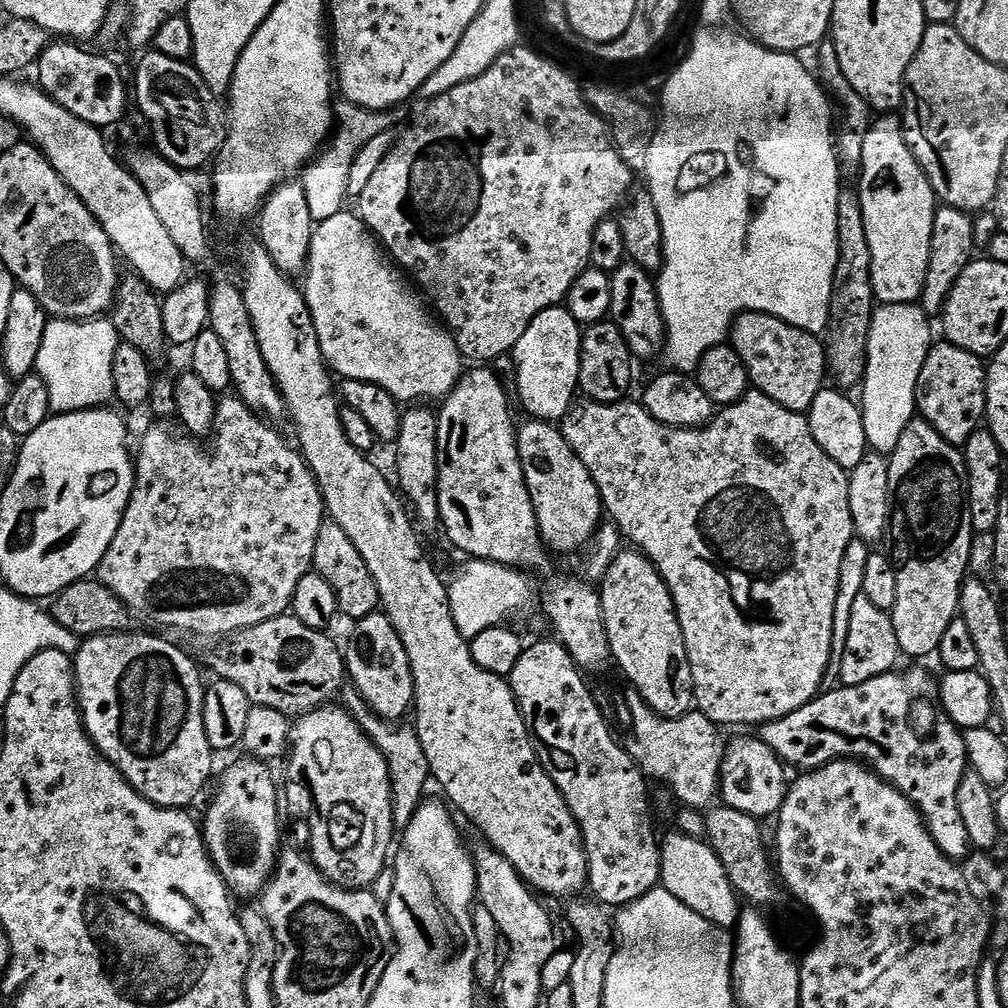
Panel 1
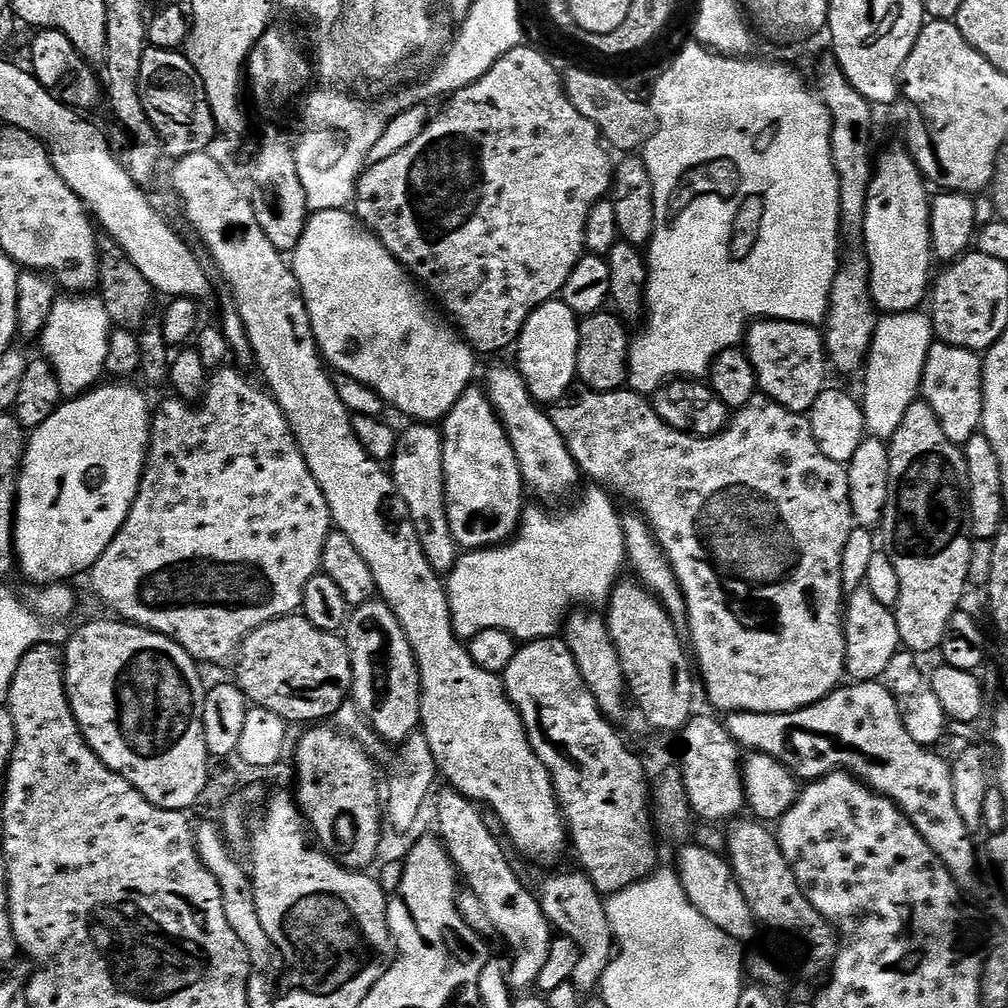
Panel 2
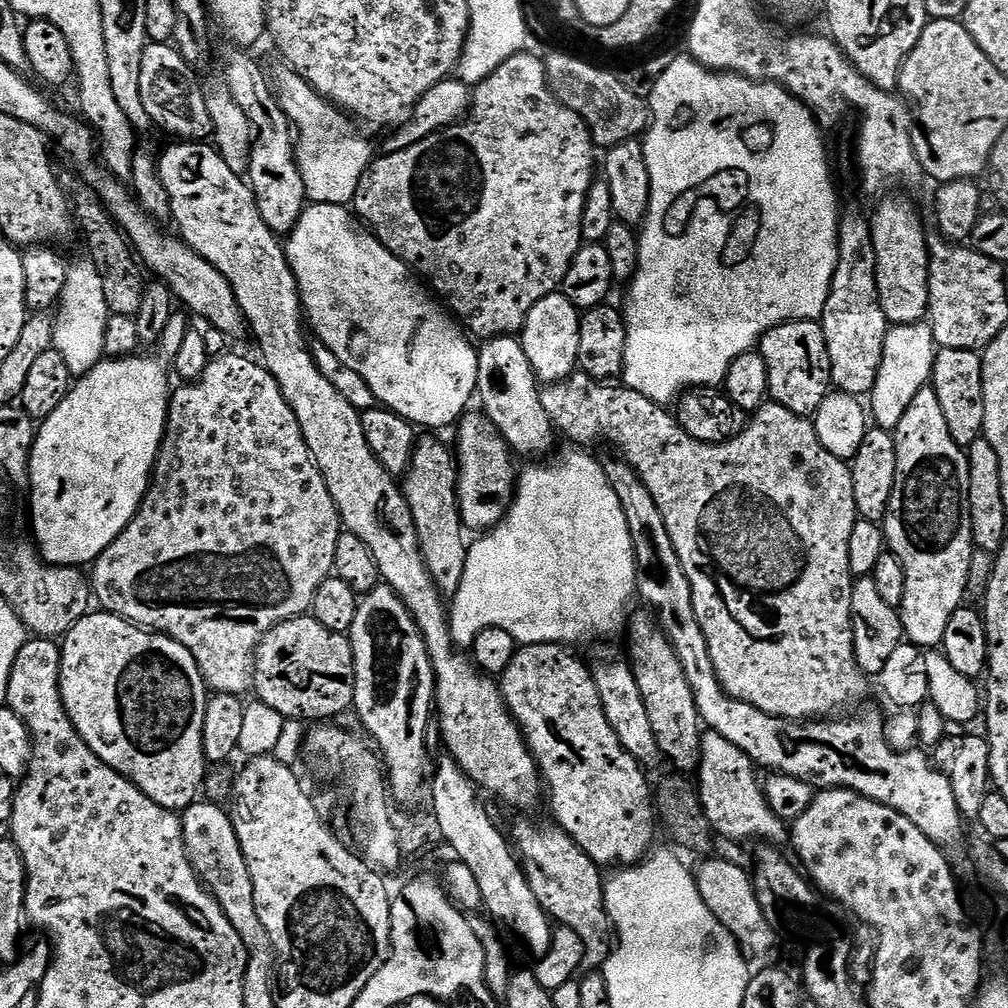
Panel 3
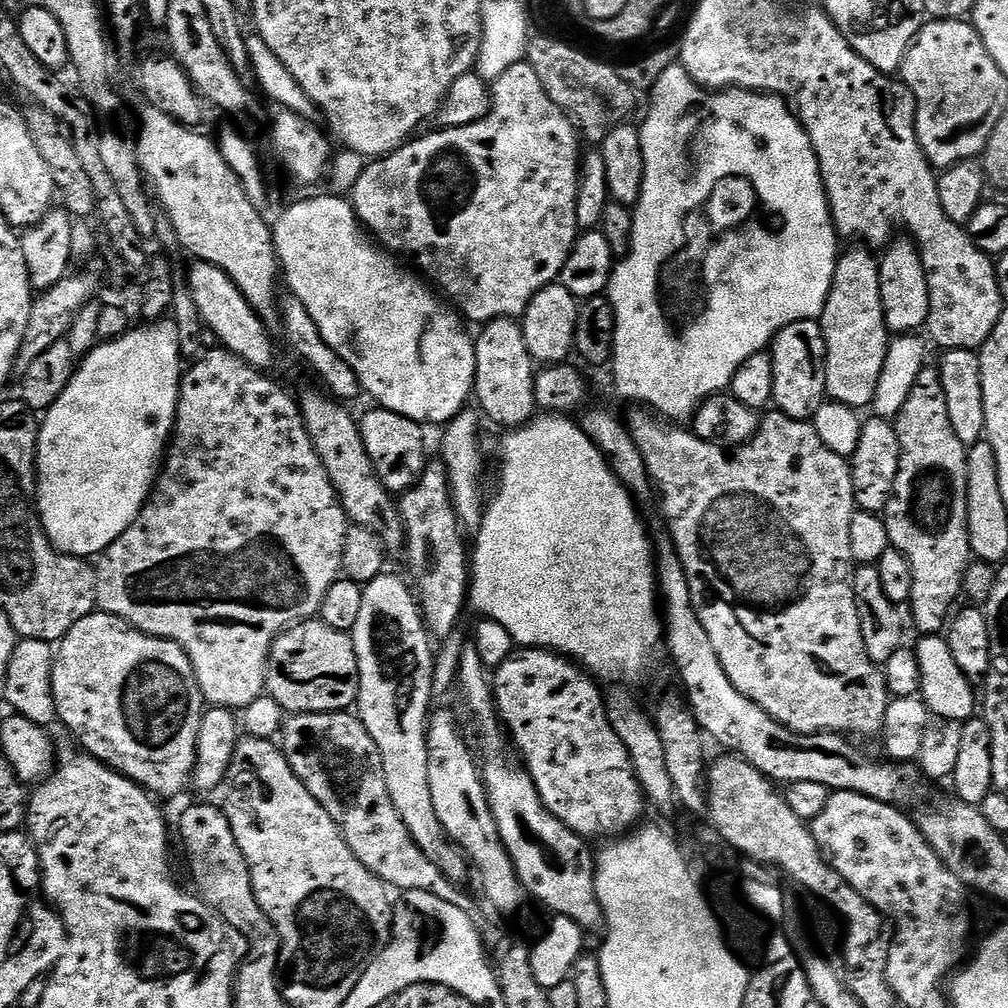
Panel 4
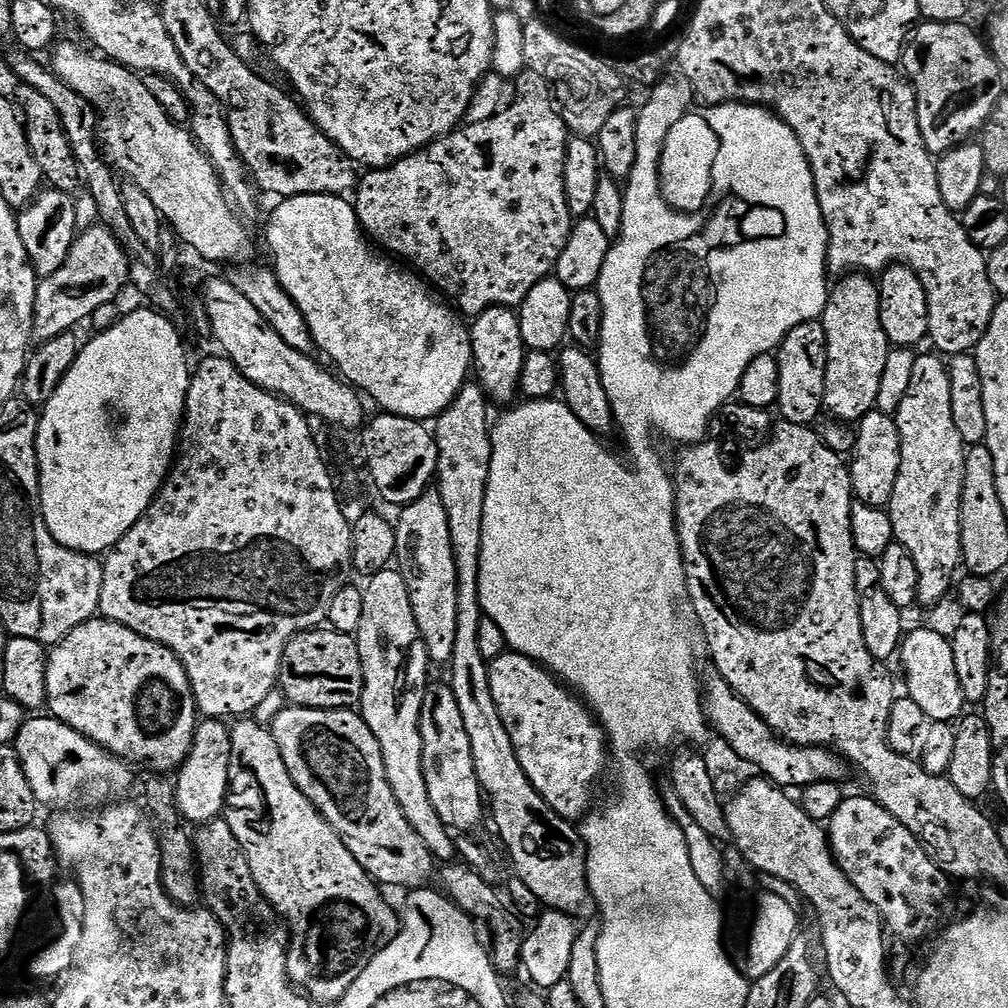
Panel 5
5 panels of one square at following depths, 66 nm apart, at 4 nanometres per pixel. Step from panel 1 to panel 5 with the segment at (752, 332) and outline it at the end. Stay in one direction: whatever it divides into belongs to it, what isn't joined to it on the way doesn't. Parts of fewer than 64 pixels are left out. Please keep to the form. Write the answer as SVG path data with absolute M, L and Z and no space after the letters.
M811 320L788 332L780 344L778 355L778 409L789 424L815 425L824 412L824 387L826 386L826 330L820 320Z

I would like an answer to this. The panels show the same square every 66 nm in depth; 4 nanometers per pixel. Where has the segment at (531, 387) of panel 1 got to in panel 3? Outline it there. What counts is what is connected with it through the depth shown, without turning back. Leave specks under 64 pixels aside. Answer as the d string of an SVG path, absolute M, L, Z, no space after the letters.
M563 291L551 292L542 302L530 310L524 323L524 329L518 334L522 350L526 350L526 358L530 358L530 366L534 370L537 381L541 385L556 384L577 371L578 365L578 330L580 329L581 309L564 296Z

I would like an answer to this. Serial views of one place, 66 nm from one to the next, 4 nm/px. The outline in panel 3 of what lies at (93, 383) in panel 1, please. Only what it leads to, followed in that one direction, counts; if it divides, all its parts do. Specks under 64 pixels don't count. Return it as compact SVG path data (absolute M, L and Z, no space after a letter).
M81 254L76 261L73 259L69 263L66 286L62 290L60 303L55 309L52 321L54 326L53 349L56 349L62 356L73 377L85 376L94 365L105 359L103 346L109 315L105 291L102 288L102 279L99 278L98 270L89 255Z

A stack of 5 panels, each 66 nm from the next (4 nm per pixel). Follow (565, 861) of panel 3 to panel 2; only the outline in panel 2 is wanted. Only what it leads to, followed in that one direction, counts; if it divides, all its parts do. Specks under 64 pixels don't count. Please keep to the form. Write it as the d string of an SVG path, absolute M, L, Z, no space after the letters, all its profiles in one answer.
M583 871L560 872L552 876L544 884L544 889L538 892L542 910L548 923L559 935L568 936L578 946L578 966L574 970L571 983L582 994L592 994L600 988L602 978L610 966L614 955L614 937L608 905L605 897L594 886L594 882Z

